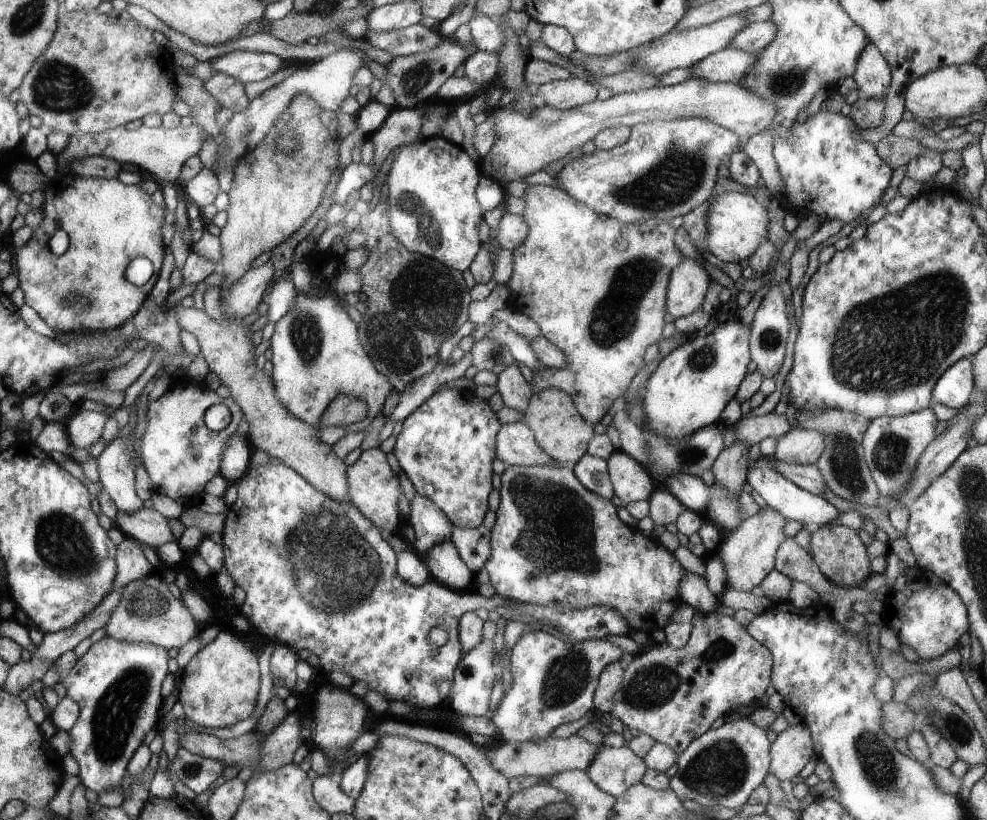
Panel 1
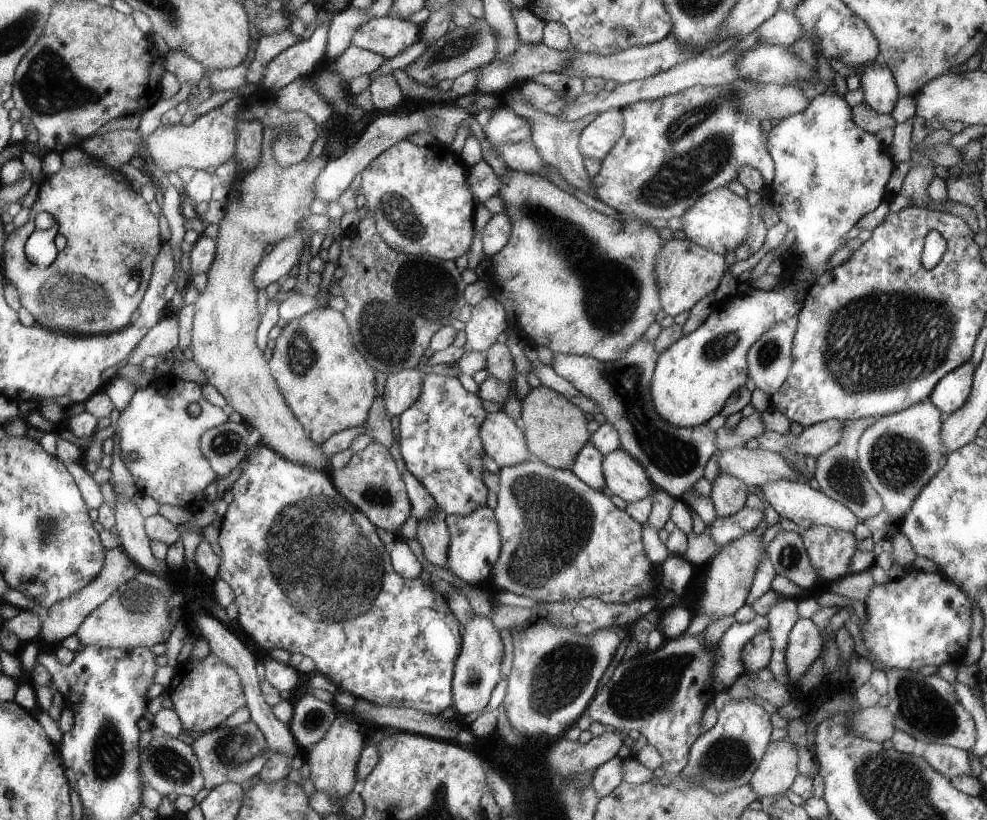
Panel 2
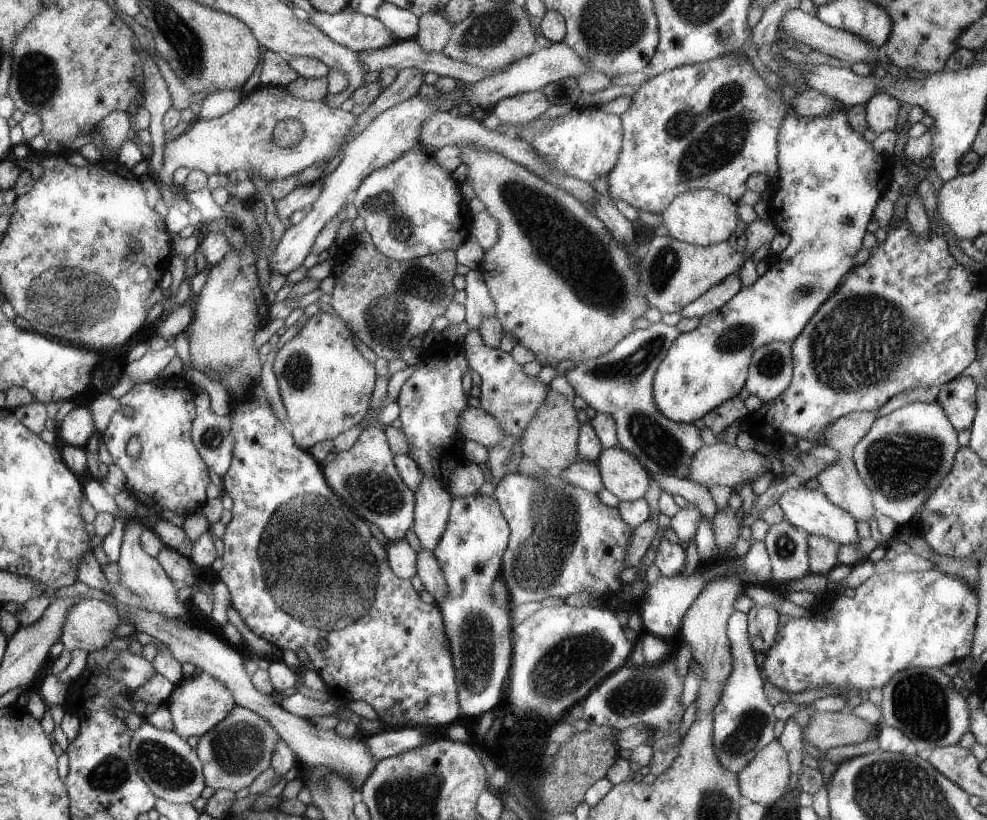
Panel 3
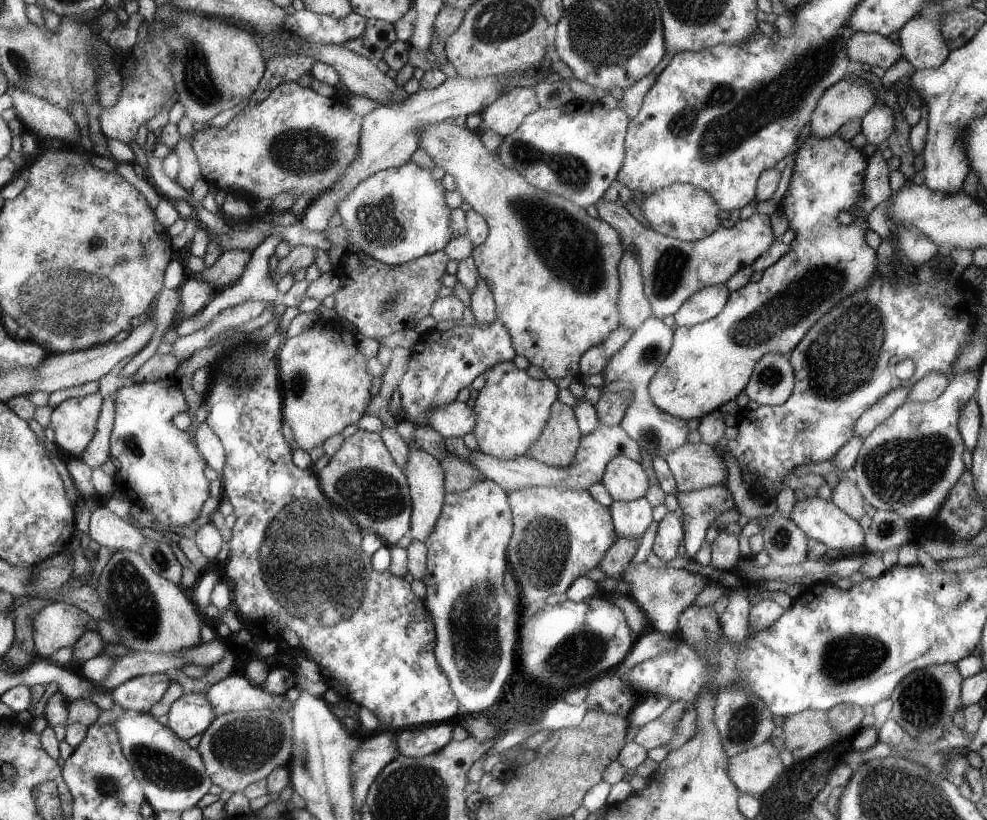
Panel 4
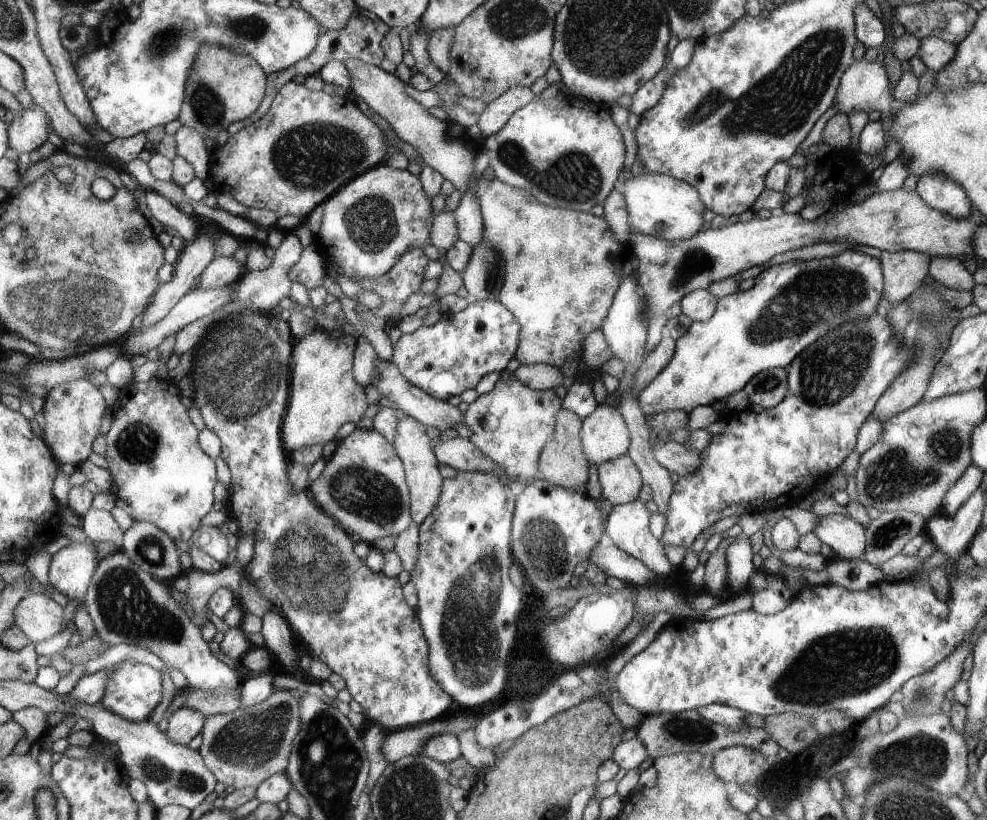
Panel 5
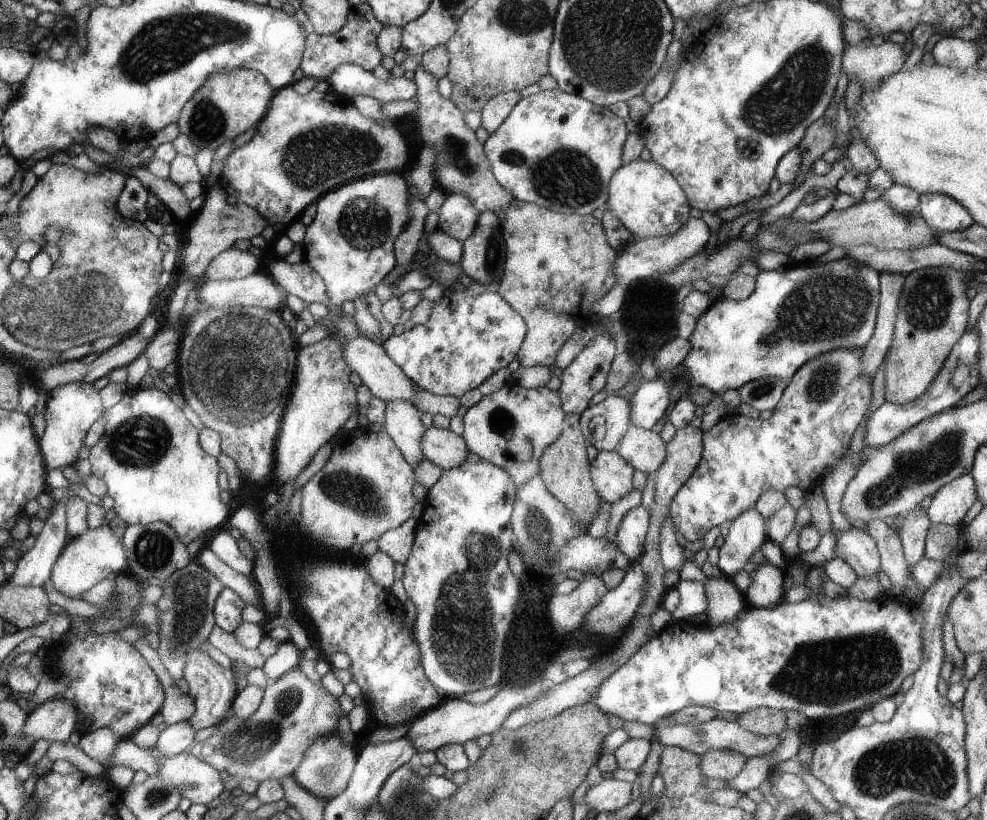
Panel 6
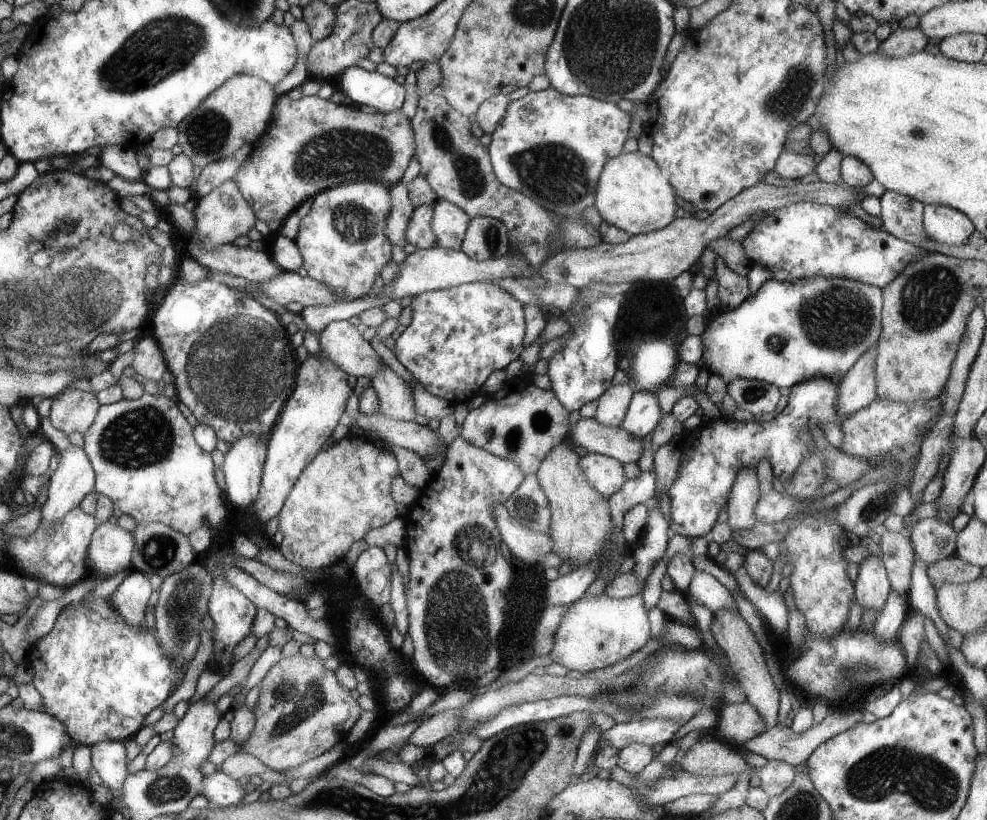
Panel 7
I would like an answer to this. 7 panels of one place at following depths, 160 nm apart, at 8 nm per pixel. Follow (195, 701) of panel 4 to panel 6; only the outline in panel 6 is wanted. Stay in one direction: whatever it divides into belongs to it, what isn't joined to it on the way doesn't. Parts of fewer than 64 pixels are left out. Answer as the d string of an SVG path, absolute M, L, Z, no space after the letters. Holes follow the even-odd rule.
M190 719L168 725L160 733L154 749L162 757L184 753L193 744L195 732Z

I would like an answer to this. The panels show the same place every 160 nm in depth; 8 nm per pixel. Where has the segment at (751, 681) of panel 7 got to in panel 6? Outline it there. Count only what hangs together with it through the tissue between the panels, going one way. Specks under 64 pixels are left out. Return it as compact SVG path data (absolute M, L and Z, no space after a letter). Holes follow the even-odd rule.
M726 576L707 577L704 586L709 626L734 622L748 606L744 593Z

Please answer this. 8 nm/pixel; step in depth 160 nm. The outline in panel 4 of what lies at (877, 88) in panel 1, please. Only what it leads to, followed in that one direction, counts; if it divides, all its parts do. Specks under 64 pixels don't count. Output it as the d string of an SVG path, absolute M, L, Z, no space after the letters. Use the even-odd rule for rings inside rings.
M876 102L861 119L861 132L868 144L879 146L894 132L894 112L884 102Z

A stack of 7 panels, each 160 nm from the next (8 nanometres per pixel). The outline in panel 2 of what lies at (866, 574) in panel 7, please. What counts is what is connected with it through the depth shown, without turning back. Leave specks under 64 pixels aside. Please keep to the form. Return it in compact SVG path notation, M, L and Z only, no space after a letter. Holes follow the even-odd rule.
M772 481L756 488L759 488L764 500L779 514L780 520L783 518L792 520L801 527L802 531L812 527L829 526L852 533L860 522L859 518L847 506L826 496L822 491L812 489L809 484Z

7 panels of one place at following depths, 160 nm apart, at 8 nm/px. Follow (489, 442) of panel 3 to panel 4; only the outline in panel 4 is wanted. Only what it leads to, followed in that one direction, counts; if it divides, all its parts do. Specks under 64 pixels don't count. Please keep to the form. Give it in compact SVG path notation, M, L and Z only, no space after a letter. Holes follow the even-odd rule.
M456 400L446 406L434 407L429 414L427 424L444 439L450 436L463 437L473 432L476 424L476 415L473 408Z

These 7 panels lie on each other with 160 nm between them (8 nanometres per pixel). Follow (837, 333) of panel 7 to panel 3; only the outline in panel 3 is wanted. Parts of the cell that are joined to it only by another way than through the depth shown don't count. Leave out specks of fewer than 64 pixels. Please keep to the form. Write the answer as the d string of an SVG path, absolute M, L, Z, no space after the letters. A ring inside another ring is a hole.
M840 107L837 111L832 111L824 116L819 117L799 117L795 115L786 114L778 133L778 154L777 165L779 166L779 175L776 183L773 184L774 192L769 196L768 216L777 228L786 232L790 236L790 242L786 249L776 254L776 258L770 261L770 266L766 274L757 278L752 286L742 287L740 292L727 302L720 310L707 314L700 319L699 325L694 330L681 333L674 343L669 348L664 360L658 365L653 378L653 397L659 411L671 421L677 423L693 423L698 419L702 419L705 414L720 406L723 402L734 398L738 395L740 390L744 388L747 376L749 373L750 364L752 364L752 354L756 352L757 348L771 343L772 341L793 342L793 340L804 330L804 327L810 322L810 319L816 311L831 294L840 286L840 281L847 272L855 268L854 254L862 249L862 238L866 234L866 226L872 220L874 209L876 208L878 200L884 196L884 191L892 181L892 162L887 159L886 154L876 151L876 148L871 142L864 138L863 134L856 132L848 122L847 108Z

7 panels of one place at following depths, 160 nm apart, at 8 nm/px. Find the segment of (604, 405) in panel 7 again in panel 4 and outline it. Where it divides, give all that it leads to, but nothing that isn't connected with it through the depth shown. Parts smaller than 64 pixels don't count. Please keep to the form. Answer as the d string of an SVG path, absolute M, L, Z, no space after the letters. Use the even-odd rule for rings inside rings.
M598 425L594 432L583 436L579 445L578 457L574 464L566 468L553 467L537 461L528 454L509 461L501 461L482 451L470 451L469 461L482 472L484 478L499 483L510 494L512 491L533 486L567 488L572 490L588 490L595 482L601 482L607 464L615 456L626 455L640 462L640 447L635 440L621 430L621 426L607 427Z

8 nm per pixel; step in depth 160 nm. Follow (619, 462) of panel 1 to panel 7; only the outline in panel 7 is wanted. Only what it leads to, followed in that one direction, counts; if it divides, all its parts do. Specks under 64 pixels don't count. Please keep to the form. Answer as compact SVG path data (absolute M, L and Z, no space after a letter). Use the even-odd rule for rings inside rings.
M588 453L580 459L580 462L588 482L600 494L610 498L623 488L623 484L626 482L626 471L619 459L614 460L608 455L602 456L600 453Z

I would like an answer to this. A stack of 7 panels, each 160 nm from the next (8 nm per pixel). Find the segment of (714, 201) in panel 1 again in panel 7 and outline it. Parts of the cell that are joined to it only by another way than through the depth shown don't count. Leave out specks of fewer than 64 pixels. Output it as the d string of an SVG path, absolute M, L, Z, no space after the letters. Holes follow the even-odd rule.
M620 153L611 158L604 165L602 176L599 178L599 186L595 194L596 210L601 212L602 218L608 224L625 230L631 235L651 233L668 226L681 213L676 203L676 191L671 182L663 175L659 163L650 156L642 156L642 153Z

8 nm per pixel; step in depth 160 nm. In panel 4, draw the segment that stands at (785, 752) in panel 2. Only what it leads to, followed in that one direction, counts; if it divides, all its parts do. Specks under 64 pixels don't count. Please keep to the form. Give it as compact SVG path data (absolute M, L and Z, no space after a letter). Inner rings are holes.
M766 741L729 757L727 771L736 788L742 794L754 795L760 799L786 770L778 752L776 747Z

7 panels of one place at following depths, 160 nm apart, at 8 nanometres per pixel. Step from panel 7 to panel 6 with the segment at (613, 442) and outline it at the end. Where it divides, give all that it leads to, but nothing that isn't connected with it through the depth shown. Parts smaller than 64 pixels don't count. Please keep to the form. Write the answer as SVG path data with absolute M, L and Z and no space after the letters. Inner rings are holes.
M631 424L616 452L623 455L636 470L656 474L666 460L666 445L658 433Z

